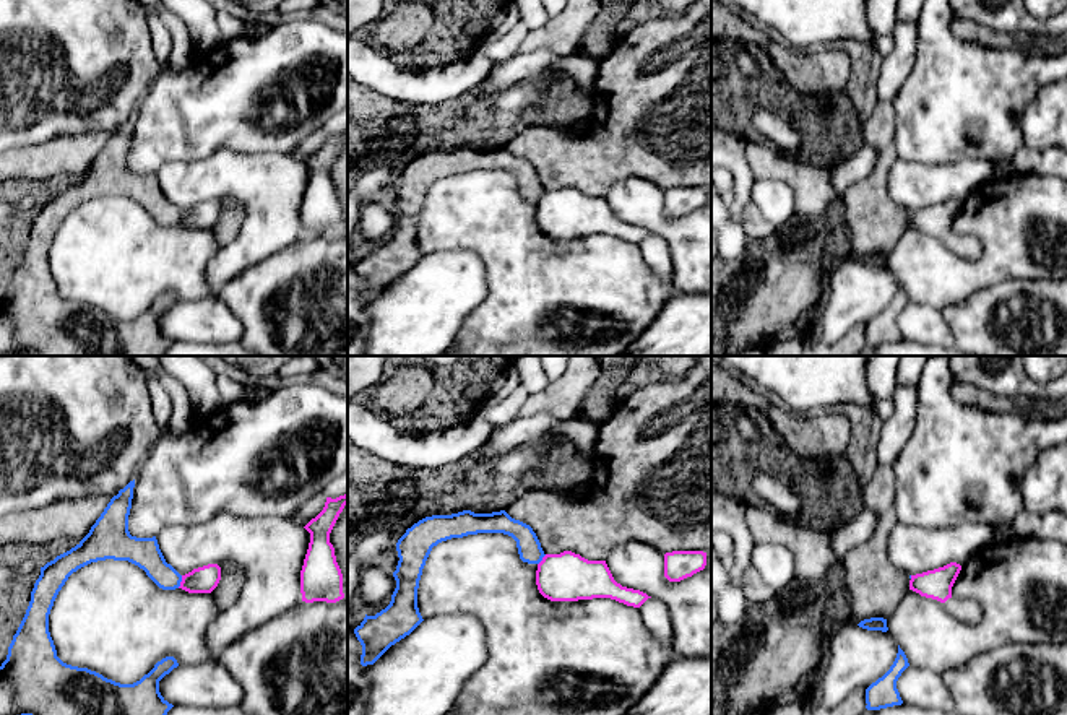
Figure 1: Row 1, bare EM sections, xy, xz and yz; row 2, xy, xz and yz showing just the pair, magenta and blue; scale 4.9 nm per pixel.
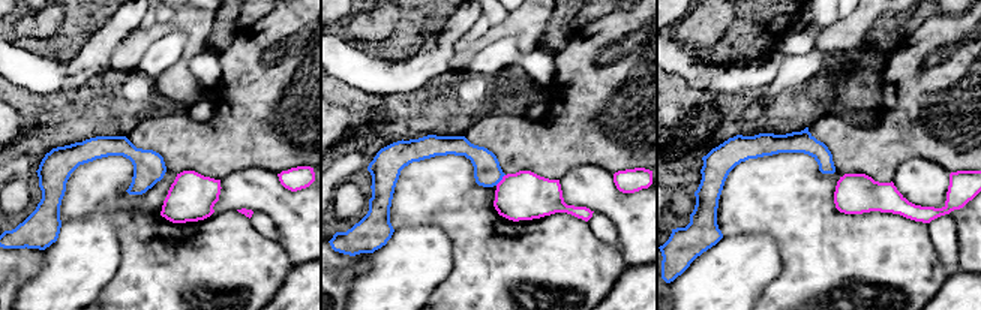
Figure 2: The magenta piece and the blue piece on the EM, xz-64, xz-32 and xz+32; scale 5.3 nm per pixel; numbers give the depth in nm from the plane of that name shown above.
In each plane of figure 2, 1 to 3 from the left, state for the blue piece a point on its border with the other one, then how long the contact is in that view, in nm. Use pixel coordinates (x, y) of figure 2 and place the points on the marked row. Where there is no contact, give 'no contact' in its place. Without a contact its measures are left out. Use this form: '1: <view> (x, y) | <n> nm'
1: no contact
2: xz-32 (501, 180) | 80 nm
3: no contact

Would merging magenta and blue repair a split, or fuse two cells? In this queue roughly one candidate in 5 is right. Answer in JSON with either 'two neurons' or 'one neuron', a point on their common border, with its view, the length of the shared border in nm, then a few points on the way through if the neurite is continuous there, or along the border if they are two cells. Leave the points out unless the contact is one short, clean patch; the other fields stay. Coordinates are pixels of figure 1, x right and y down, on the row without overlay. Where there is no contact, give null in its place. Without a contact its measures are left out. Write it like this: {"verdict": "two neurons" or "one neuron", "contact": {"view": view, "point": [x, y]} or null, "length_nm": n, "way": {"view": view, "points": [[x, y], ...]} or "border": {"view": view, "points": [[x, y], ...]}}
{"verdict": "two neurons", "contact": {"view": "xy", "point": [181, 218]}, "length_nm": 70, "border": {"view": "xy", "points": [[182, 212], [177, 223]]}}

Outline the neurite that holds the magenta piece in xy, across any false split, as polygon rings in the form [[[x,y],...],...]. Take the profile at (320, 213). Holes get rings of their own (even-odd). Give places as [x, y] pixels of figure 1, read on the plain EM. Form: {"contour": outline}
{"contour": [[[348,128],[336,135],[326,133],[323,146],[304,162],[310,169],[300,206],[300,229],[305,239],[336,239],[344,234],[343,210],[330,179],[330,169],[346,140]]]}

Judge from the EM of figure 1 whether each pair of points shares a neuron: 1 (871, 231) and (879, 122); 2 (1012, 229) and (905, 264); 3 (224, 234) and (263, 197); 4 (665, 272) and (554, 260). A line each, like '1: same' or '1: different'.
1: same
2: same
3: different
4: different

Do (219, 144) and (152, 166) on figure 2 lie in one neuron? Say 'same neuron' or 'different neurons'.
same neuron

